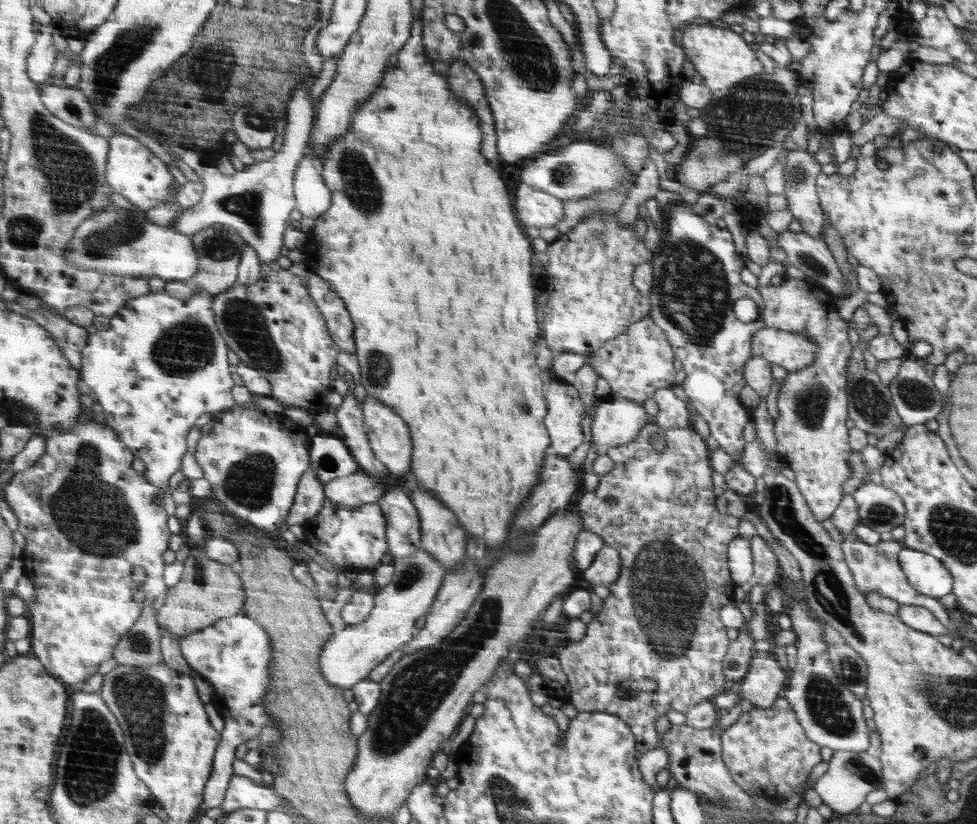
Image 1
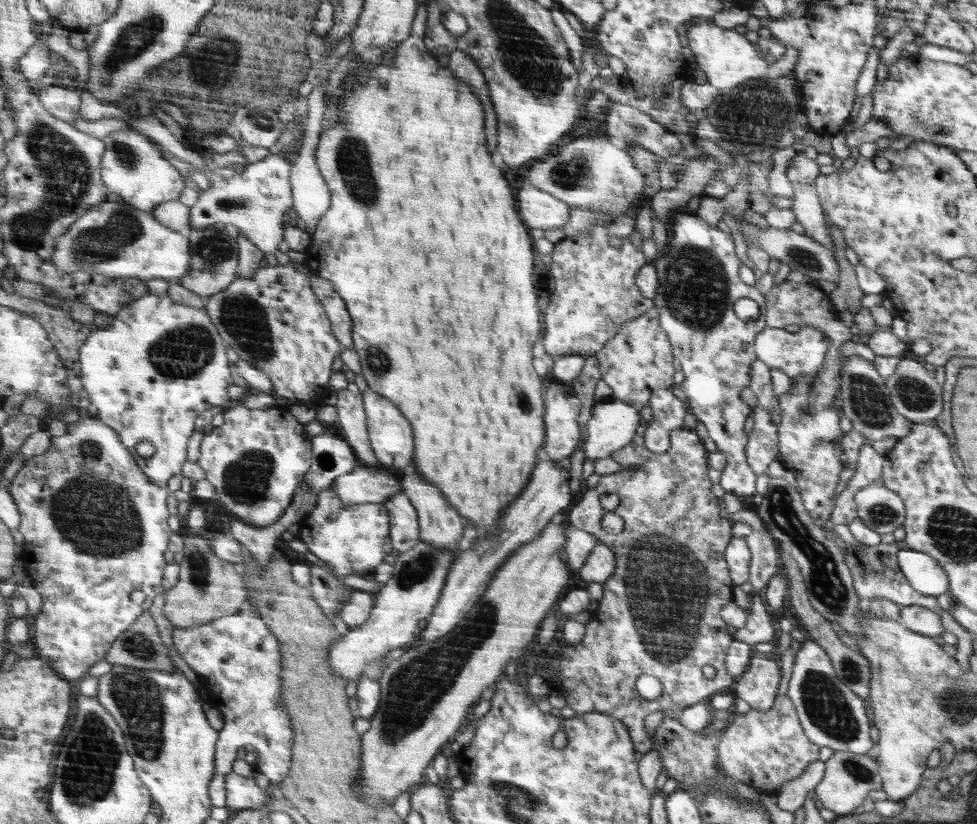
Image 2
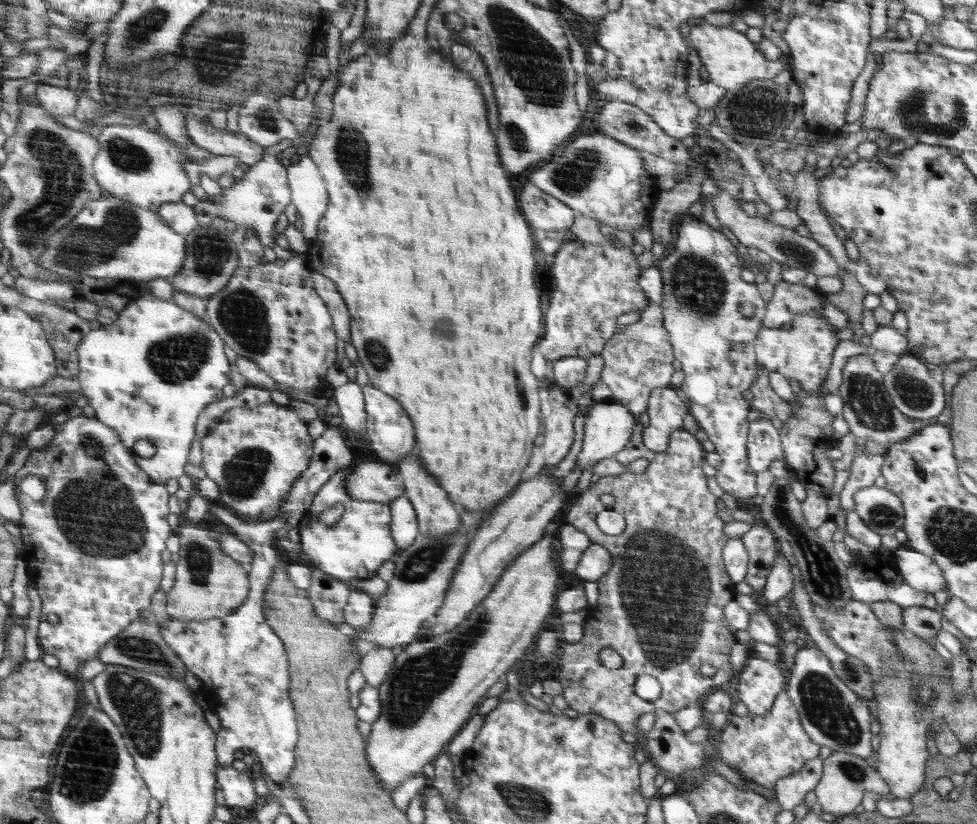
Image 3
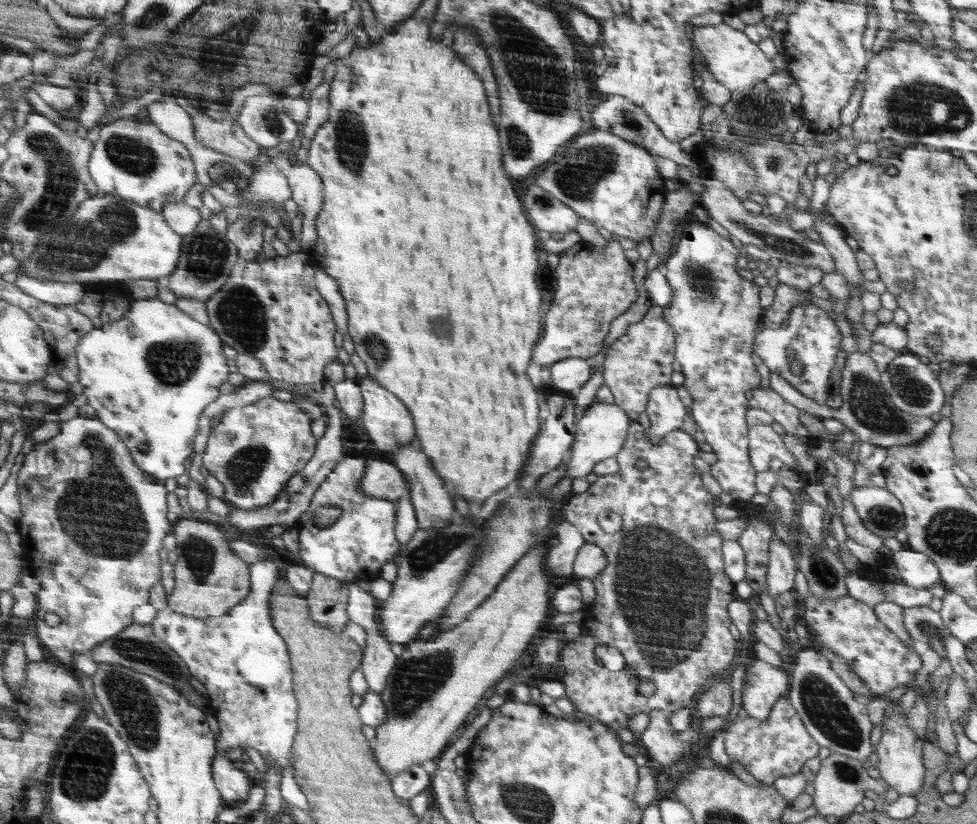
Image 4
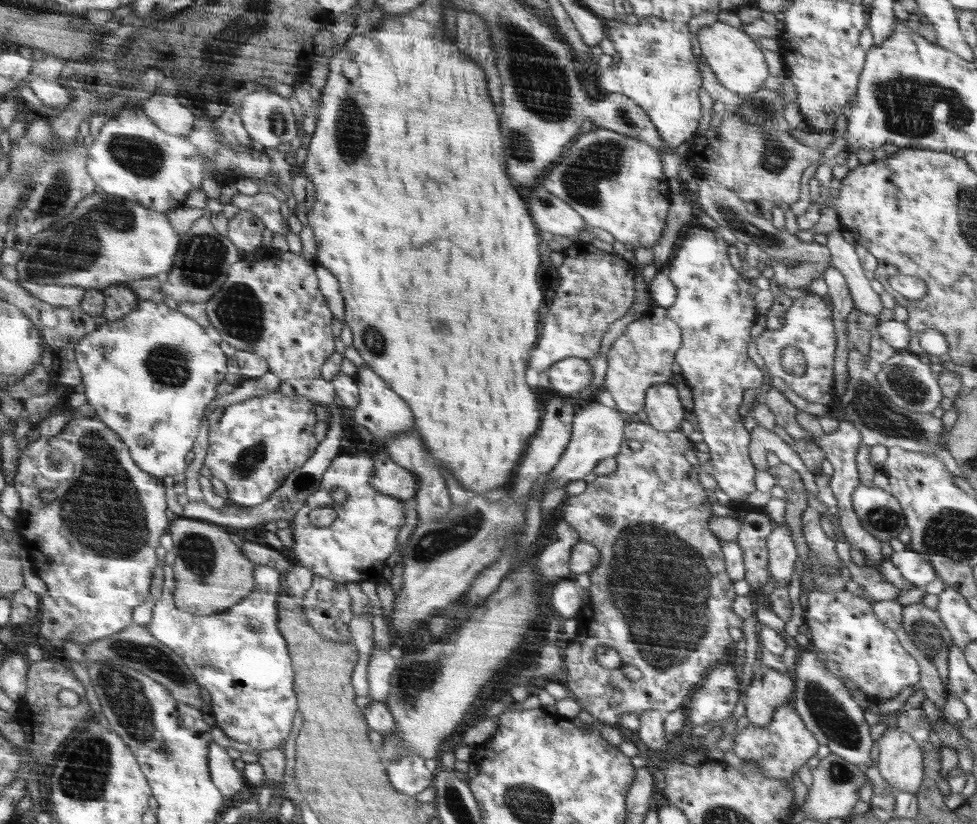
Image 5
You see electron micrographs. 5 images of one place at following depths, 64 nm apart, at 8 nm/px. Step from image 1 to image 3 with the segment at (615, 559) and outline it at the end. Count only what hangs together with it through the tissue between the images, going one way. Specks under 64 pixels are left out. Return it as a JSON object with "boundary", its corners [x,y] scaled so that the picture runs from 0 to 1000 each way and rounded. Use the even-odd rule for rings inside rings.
{"boundary":[[[605,659],[594,676],[589,697],[598,705],[614,704],[625,692],[626,684],[626,672],[623,671],[621,664]]]}

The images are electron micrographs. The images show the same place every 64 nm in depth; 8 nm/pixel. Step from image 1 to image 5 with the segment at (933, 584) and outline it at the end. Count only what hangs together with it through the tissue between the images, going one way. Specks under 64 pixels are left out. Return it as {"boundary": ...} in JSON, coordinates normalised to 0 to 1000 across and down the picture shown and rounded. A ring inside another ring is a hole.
{"boundary":[[[930,664],[924,669],[915,669],[910,680],[914,682],[914,686],[919,689],[927,704],[940,714],[949,710],[950,706],[954,706],[958,701],[957,688],[949,675]]]}

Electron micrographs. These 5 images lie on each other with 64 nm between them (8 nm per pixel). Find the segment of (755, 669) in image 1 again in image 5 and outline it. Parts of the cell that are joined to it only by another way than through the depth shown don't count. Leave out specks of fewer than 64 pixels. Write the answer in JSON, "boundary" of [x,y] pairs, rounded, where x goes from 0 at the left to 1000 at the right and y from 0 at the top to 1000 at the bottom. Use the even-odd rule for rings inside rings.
{"boundary":[[[782,805],[776,806],[762,847],[764,871],[774,881],[786,879],[797,857],[811,856],[813,836],[810,816],[797,816]]]}

